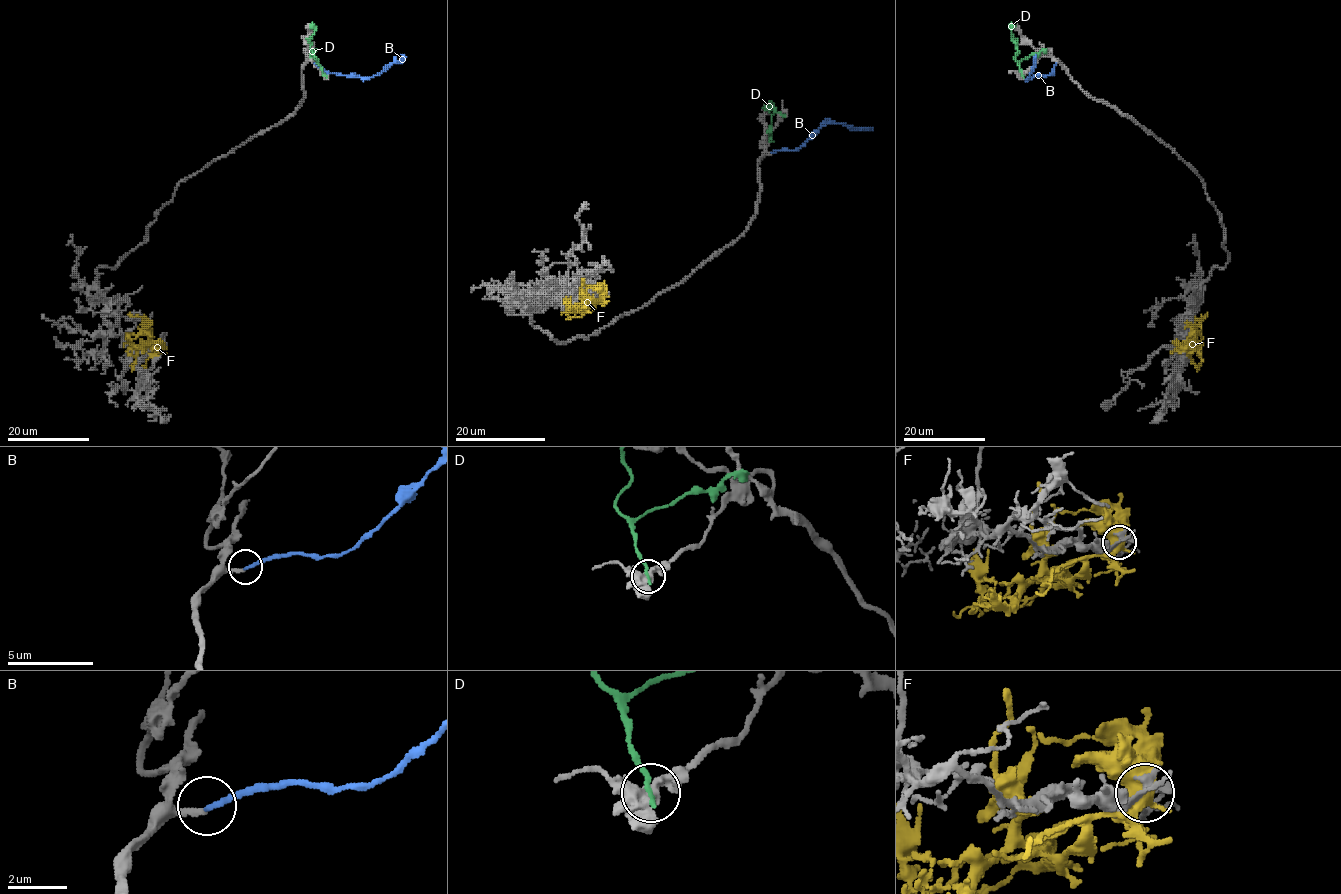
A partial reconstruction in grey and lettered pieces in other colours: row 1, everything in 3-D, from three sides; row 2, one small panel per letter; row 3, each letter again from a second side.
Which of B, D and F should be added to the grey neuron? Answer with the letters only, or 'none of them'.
B

